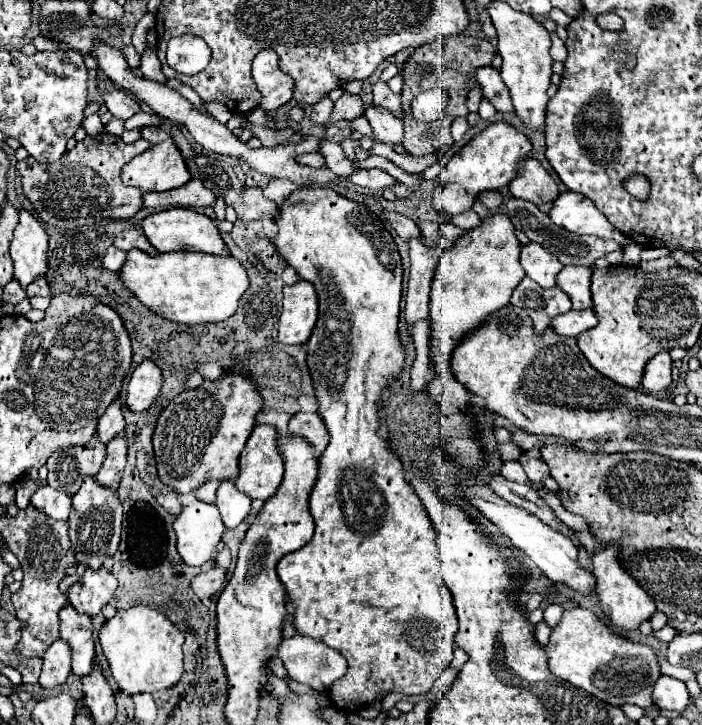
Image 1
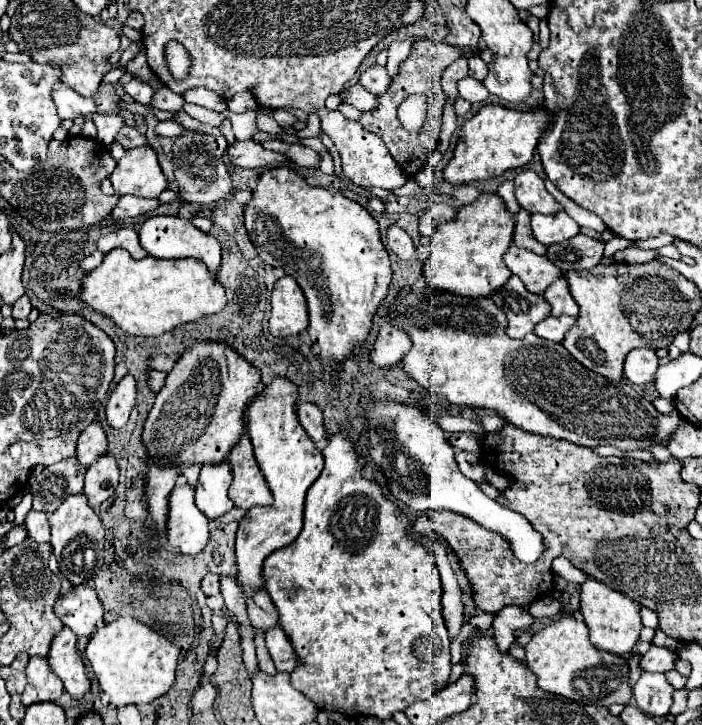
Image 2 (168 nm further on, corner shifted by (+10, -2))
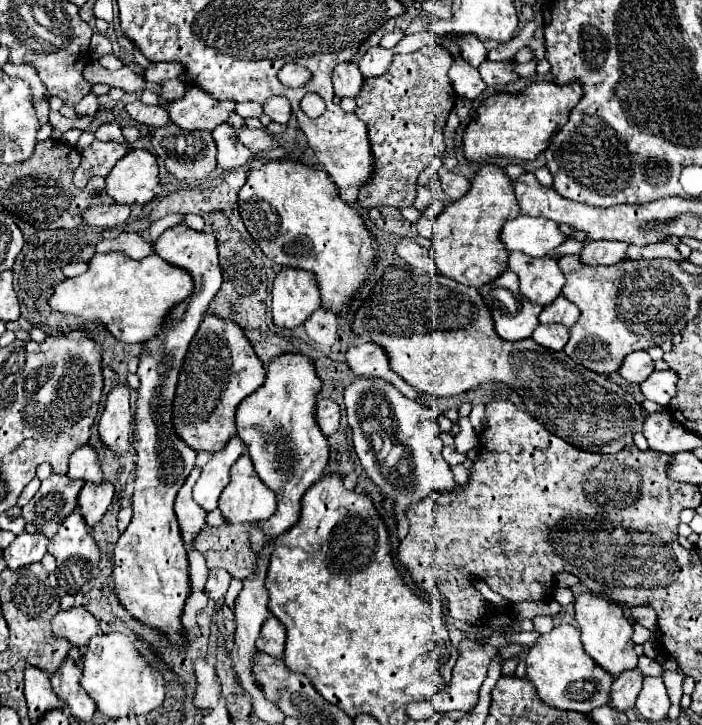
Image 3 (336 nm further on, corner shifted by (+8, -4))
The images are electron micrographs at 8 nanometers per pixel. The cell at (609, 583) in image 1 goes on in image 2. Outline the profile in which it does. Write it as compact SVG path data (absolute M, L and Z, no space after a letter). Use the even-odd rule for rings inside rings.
M586 577L580 587L580 615L584 617L584 623L590 629L590 641L598 649L610 651L614 655L628 655L634 643L638 641L642 629L640 605L594 577Z

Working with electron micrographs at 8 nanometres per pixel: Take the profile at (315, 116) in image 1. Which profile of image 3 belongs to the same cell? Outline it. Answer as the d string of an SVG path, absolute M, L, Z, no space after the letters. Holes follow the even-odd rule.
M270 97L264 105L264 113L276 121L276 123L282 123L286 125L288 119L290 119L290 103L286 97Z

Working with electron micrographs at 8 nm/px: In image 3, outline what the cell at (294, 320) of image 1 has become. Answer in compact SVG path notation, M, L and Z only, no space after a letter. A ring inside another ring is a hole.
M284 267L276 275L272 289L272 317L278 327L302 325L320 305L318 283L310 271Z

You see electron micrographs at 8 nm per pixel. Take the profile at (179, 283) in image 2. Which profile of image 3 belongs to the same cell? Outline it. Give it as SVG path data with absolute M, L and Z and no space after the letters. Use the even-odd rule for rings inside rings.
M96 253L88 261L88 271L80 277L64 279L48 305L64 315L76 315L86 321L102 323L118 341L144 343L160 333L168 311L184 301L194 289L192 277L178 267L168 265L156 253L136 261L120 253Z

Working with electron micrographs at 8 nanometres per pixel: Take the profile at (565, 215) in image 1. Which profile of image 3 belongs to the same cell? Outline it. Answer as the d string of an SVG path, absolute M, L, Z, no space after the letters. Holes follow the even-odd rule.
M518 215L516 219L506 221L500 235L508 253L520 251L530 257L550 255L564 243L564 239L566 237L556 223L548 223L548 219L532 219L528 215Z

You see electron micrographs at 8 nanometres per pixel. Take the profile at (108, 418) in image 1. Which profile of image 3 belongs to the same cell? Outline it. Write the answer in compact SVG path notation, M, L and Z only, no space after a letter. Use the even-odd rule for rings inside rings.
M84 445L84 447L80 447L72 453L68 477L74 479L74 481L80 479L84 483L100 483L102 481L98 457L96 457L96 451L90 445Z

